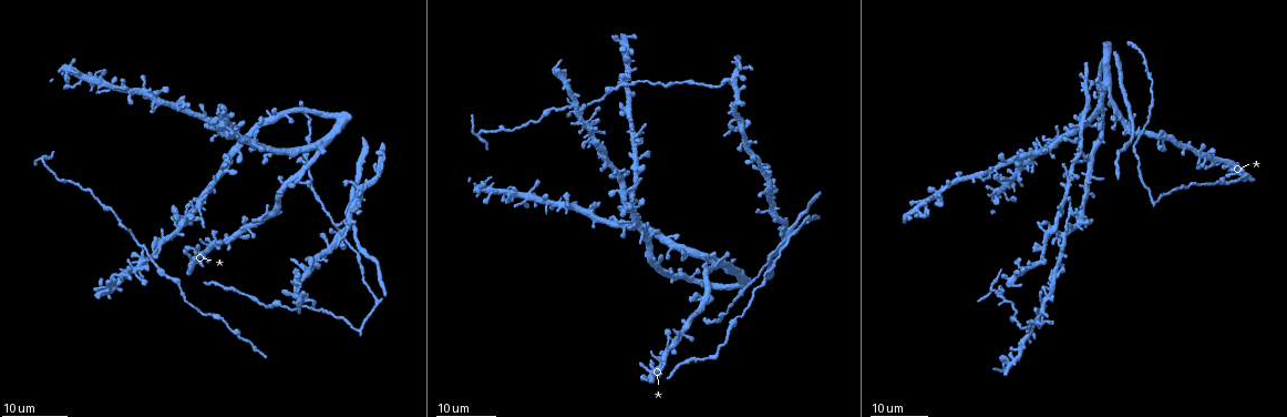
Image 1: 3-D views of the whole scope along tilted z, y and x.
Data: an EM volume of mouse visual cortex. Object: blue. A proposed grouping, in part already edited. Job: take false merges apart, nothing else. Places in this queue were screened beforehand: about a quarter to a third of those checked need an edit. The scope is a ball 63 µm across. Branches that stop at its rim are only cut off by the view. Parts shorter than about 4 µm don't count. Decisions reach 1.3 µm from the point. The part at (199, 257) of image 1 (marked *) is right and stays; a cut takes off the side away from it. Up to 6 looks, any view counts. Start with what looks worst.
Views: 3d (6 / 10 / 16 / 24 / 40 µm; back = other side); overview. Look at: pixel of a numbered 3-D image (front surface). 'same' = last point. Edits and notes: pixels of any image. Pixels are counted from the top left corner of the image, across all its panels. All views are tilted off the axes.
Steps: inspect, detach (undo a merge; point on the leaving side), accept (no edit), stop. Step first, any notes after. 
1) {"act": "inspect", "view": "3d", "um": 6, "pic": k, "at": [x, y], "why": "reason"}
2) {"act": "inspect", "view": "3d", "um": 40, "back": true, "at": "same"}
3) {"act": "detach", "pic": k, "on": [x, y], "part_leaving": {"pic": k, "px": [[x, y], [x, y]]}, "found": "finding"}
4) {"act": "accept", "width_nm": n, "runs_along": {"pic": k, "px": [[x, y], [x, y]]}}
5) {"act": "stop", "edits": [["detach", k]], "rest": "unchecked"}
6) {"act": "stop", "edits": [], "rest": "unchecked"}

{"act": "inspect", "view": "3d", "um": 24, "pic": 1, "at": [1134, 145], "why": "arms part here"}

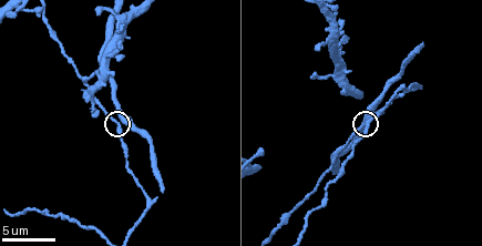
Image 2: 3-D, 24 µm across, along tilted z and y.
{"act": "inspect", "view": "3d", "um": 6, "pic": 2, "at": [116, 123]}

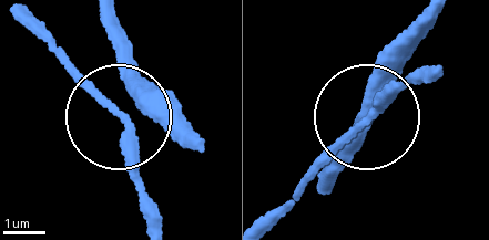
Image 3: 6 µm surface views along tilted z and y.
{"act": "accept", "side_arm_um": 34, "runs_along": {"pic": 3, "px": [[438, 76], [404, 84], [296, 189]]}, "found": "one neuron here"}

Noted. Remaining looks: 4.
{"act": "inspect", "view": "3d", "um": 24, "pic": 1, "at": [1038, 316]}

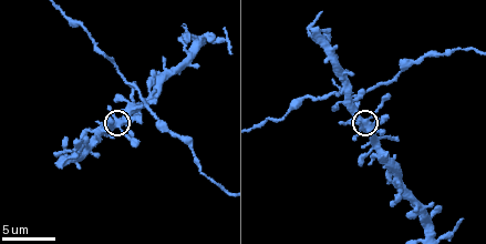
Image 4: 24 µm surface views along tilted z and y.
{"act": "inspect", "view": "3d", "um": 6, "pic": 4, "at": [364, 121]}

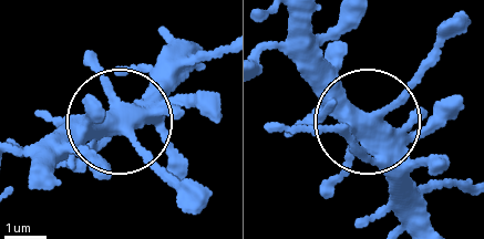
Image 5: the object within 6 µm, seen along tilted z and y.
{"act": "accept", "runs_along": {"pic": 5, "px": [[435, 226], [308, 39]]}, "found": "all the same neuron"}

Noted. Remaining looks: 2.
{"act": "inspect", "view": "3d", "um": 16, "pic": 1, "at": [193, 210], "why": "looks like a crossing"}

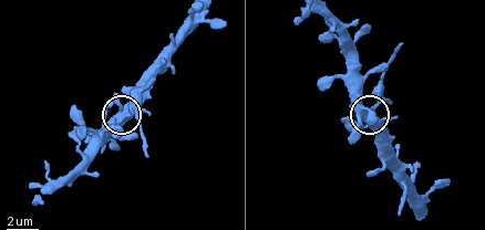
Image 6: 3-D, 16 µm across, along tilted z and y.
{"act": "inspect", "view": "3d", "um": 10, "pic": 6, "at": [122, 116], "why": "zoom in"}

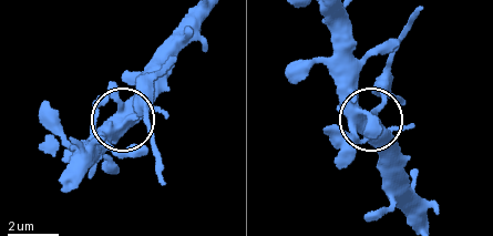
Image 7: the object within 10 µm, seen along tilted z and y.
{"act": "detach", "pic": 7, "on": [147, 121], "part_leaving": {"pic": 7, "px": [[139, 109], [162, 181]]}, "found": "two neurons meet here"}

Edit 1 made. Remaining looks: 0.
{"act": "stop", "edits": [["detach", 7]], "rest": "unchecked"}

